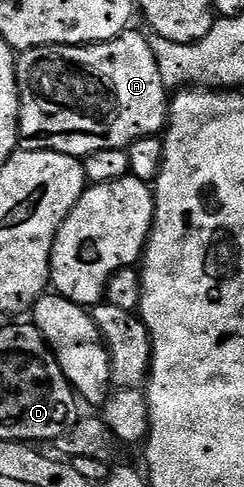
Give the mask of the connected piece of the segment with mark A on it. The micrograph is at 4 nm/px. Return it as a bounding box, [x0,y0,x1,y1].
[17,31,171,158]

